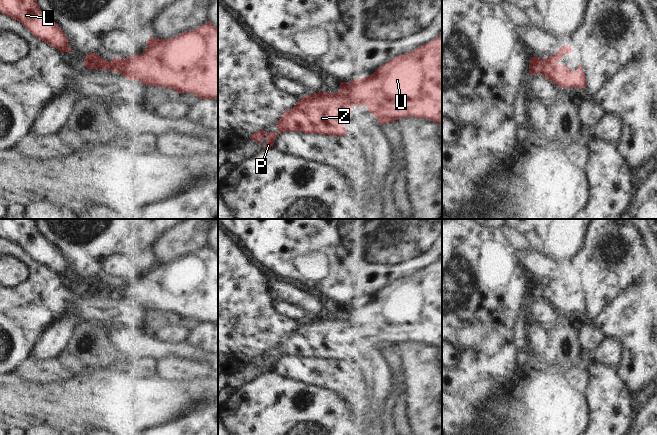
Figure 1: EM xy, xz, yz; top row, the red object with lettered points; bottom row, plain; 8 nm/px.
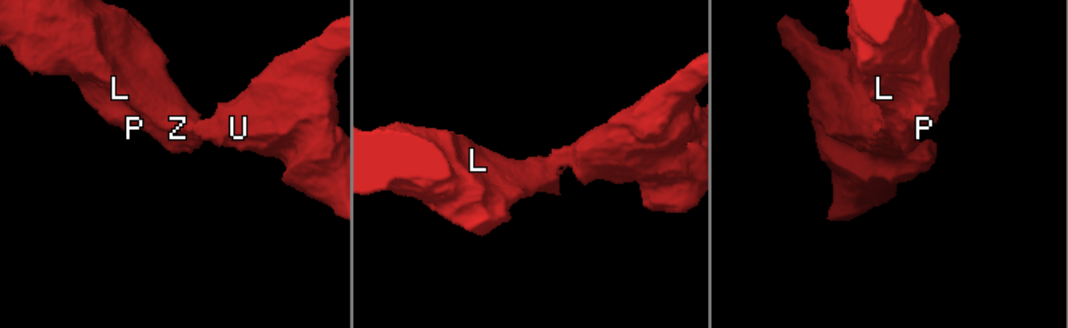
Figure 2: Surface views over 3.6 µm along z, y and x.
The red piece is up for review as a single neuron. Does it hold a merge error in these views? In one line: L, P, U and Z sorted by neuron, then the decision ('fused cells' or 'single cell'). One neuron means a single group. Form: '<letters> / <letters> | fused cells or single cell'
L P U Z | single cell

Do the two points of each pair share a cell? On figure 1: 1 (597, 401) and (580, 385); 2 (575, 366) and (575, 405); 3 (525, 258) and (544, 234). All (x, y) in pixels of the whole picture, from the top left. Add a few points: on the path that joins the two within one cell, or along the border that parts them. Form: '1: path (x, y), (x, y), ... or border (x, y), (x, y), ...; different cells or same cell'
1: border (585, 366), (588, 372), (588, 385), (584, 392); different cells
2: border (561, 370), (568, 383), (577, 391), (584, 393); different cells
3: border (518, 241), (532, 250), (547, 256), (552, 261); different cells

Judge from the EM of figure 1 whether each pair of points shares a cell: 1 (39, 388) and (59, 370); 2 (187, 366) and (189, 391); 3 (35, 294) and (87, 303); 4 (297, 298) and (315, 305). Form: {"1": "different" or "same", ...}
{"1": "different", "2": "different", "3": "same", "4": "same"}

